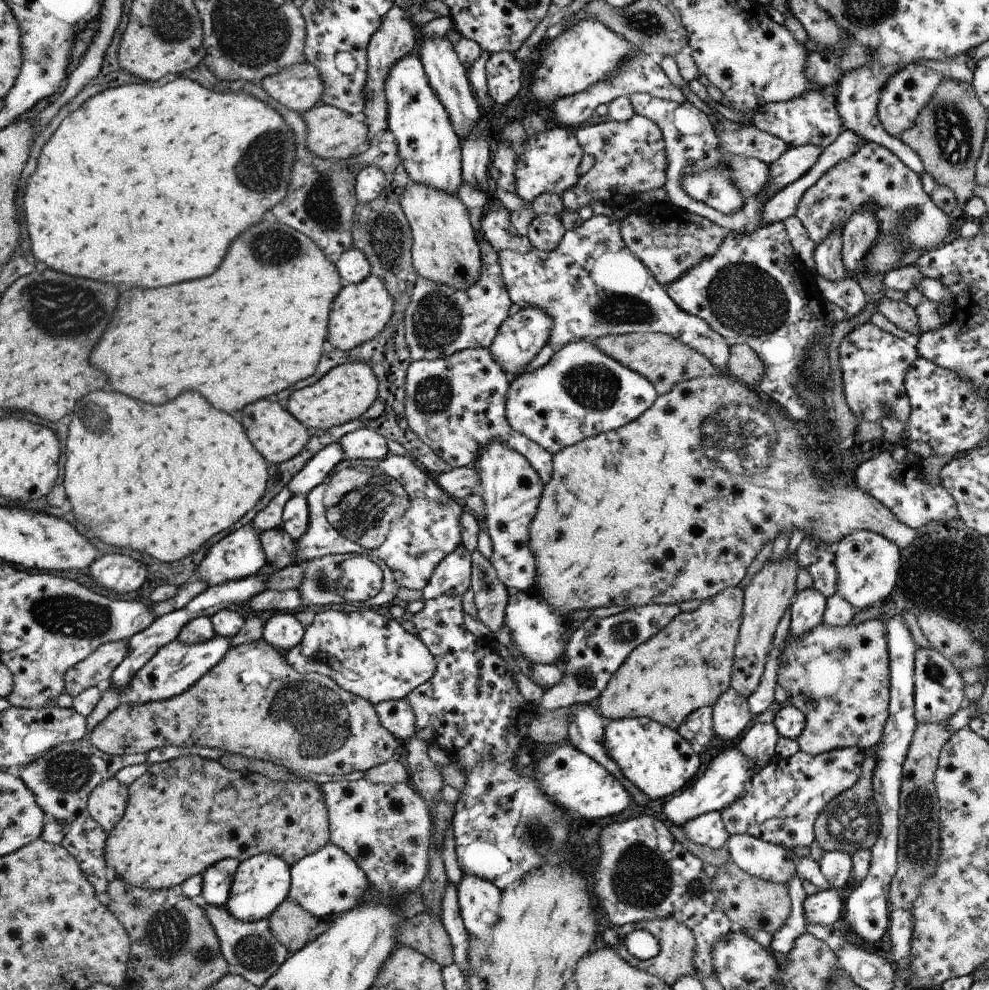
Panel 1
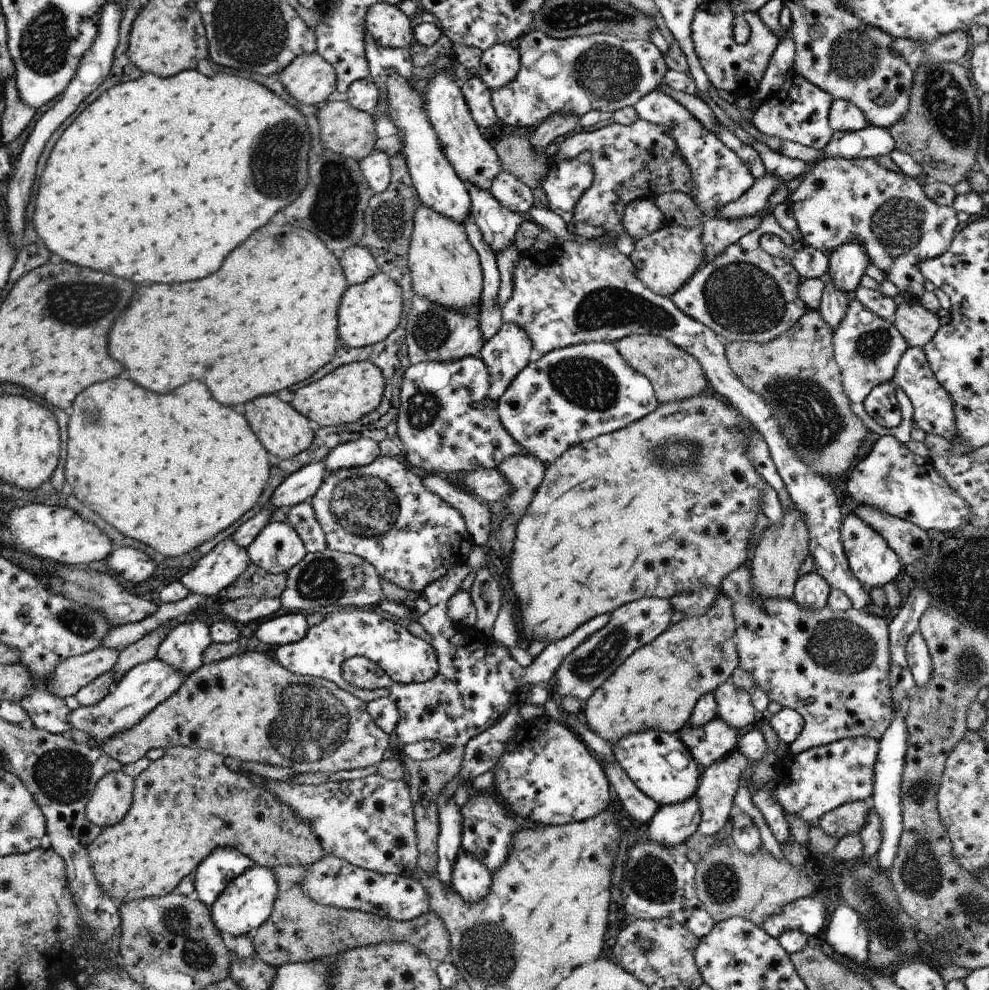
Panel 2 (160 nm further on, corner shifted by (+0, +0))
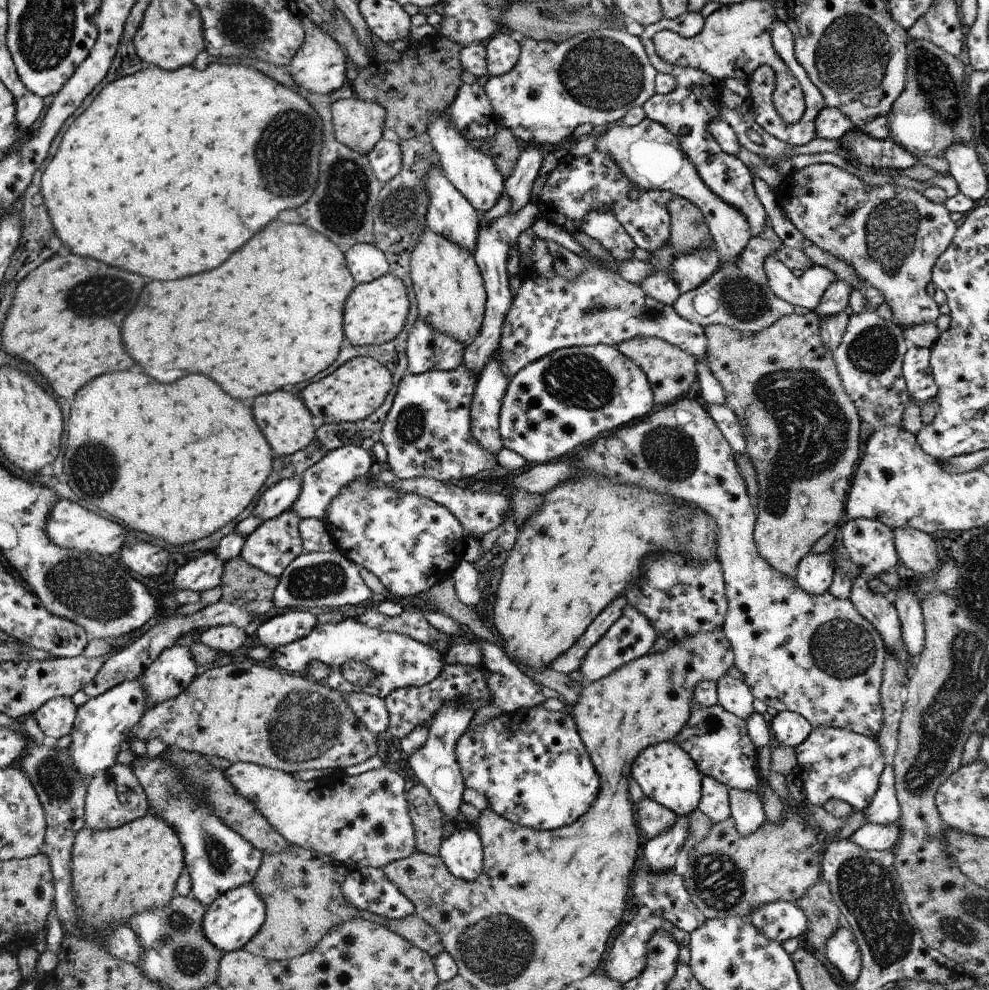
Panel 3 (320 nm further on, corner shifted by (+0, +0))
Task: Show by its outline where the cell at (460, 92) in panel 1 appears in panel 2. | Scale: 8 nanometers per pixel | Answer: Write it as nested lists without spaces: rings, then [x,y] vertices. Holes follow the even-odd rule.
[[[440,70],[434,78],[430,78],[425,93],[425,111],[441,143],[442,152],[457,171],[458,178],[461,178],[466,186],[471,185],[489,191],[493,180],[502,170],[501,159],[500,156],[496,156],[495,148],[492,148],[488,140],[480,134],[477,122],[470,114],[465,94],[460,92],[460,88],[454,82],[456,80],[444,70]]]

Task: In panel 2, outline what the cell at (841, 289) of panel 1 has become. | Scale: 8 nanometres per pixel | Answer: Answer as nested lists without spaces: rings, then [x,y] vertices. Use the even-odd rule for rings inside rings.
[[[851,296],[848,300],[848,310],[844,314],[844,320],[840,320],[838,328],[833,332],[833,346],[834,359],[841,372],[844,394],[850,400],[852,412],[864,422],[869,431],[880,435],[880,437],[892,436],[902,444],[910,441],[914,422],[913,407],[910,398],[900,388],[897,388],[895,392],[902,416],[899,426],[892,428],[880,426],[876,420],[867,415],[864,407],[864,400],[872,392],[872,388],[892,381],[902,354],[905,354],[909,348],[906,340],[894,327],[894,324],[884,320],[884,318],[878,318],[862,302]]]

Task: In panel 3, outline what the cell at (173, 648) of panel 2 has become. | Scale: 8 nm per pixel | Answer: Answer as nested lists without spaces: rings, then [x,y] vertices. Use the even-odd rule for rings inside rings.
[[[175,644],[164,650],[139,677],[145,687],[146,711],[184,692],[197,675],[197,667],[188,647]]]

